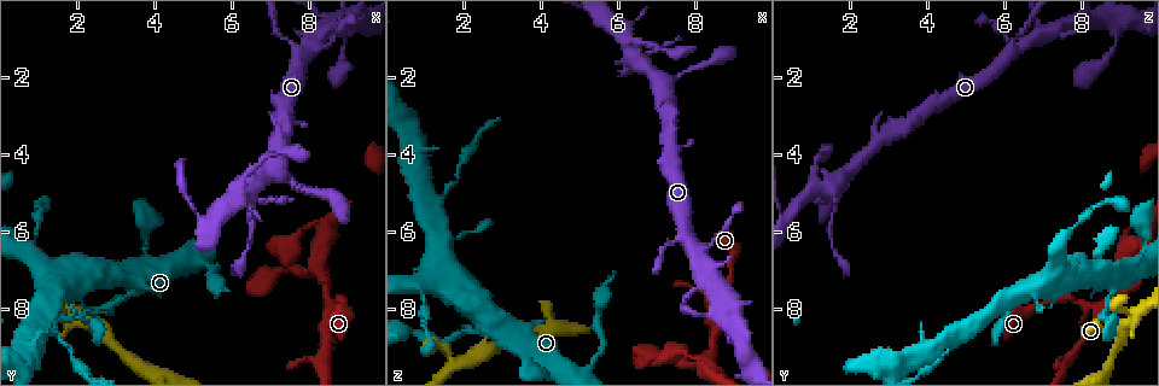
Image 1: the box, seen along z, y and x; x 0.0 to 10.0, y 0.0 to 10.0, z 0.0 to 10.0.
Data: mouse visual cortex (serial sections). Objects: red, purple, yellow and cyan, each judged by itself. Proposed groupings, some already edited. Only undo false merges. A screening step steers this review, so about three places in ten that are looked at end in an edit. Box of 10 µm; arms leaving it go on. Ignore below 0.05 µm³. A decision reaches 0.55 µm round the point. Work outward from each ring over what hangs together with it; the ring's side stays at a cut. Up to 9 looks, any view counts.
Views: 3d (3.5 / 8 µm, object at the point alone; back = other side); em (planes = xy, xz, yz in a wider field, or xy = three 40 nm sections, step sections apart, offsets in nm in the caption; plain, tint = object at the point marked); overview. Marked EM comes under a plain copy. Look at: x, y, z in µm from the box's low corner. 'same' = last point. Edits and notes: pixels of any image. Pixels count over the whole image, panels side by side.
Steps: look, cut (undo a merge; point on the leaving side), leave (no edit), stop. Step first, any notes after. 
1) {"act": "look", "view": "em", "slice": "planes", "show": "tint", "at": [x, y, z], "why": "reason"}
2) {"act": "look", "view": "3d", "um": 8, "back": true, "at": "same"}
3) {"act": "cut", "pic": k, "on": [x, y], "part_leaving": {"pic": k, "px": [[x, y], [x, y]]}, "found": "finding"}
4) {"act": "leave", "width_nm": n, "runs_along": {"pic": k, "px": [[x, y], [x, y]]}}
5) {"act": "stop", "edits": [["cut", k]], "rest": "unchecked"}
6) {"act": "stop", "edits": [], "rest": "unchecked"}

{"act": "look", "view": "3d", "um": 3.5, "at": [7.95, 1.20, 6.40], "why": "side arm on a straight run"}

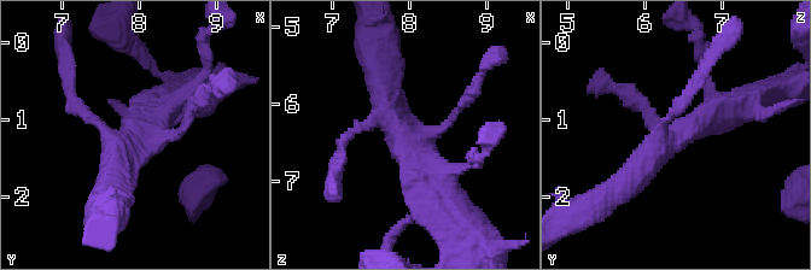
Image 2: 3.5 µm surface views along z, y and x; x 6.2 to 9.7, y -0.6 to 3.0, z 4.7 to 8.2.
{"act": "look", "view": "em", "slice": "xy", "step": 5, "show": "tint", "at": [7.95, 1.20, 6.45]}

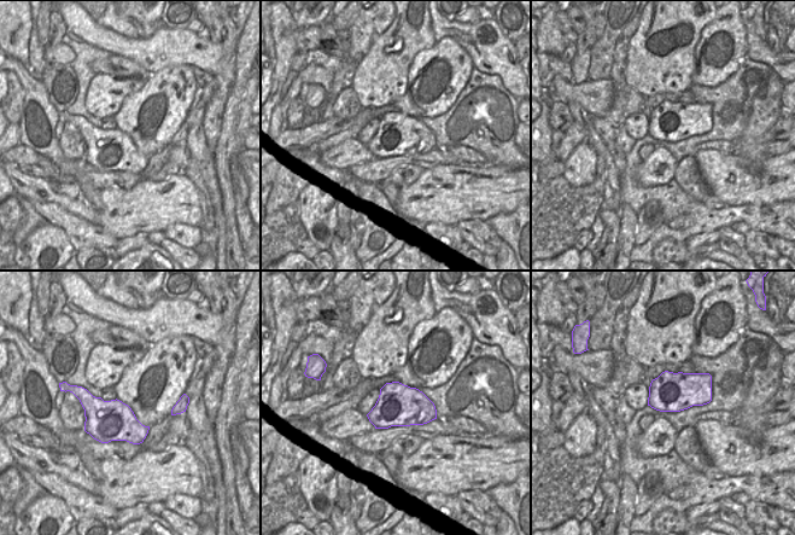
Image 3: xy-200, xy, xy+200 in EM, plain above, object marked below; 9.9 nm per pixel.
{"act": "leave", "runs_along": {"pic": 2, "px": [[622, 188], [658, 147], [735, 106]]}, "found": "one cell here"}

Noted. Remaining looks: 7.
{"act": "look", "view": "3d", "um": 3.5, "at": [6.55, 4.80, 1.65], "why": "four-way junction"}

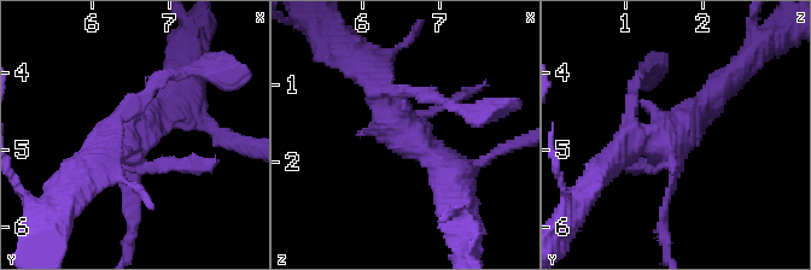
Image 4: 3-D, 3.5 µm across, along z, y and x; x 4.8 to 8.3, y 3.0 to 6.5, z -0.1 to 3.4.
{"act": "look", "view": "em", "slice": "planes", "show": "tint", "at": [6.55, 4.75, 1.60], "why": "now the EM"}

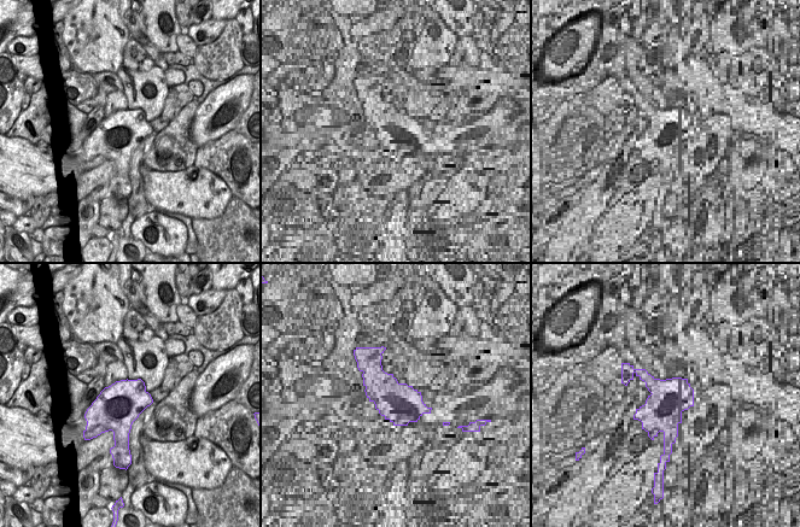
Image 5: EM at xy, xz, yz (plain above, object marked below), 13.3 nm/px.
{"act": "leave", "runs_along": {"pic": 4, "px": [[454, 182], [390, 119], [368, 70]]}, "found": "one cell here"}

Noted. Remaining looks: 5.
{"act": "look", "view": "3d", "um": 3.5, "back": true, "at": [8.60, 7.90, 8.55], "why": "sharp bend"}

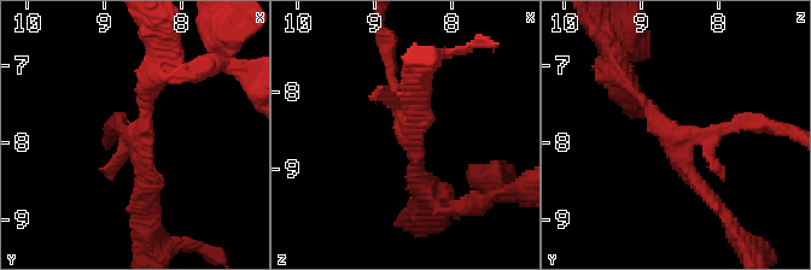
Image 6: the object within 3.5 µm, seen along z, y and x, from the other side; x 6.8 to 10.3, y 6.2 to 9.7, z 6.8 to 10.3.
{"act": "look", "view": "em", "slice": "planes", "show": "tint", "at": [8.60, 7.85, 8.60]}

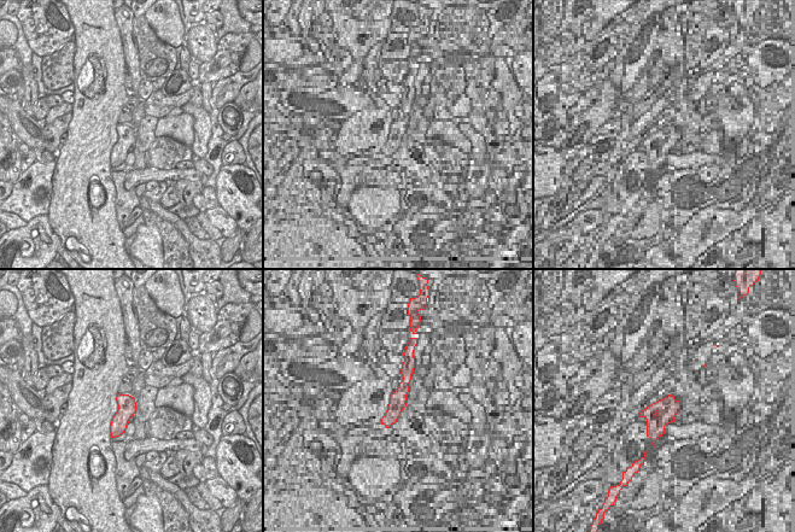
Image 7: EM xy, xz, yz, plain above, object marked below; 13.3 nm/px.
{"act": "leave", "width_nm": 260, "runs_along": {"pic": 6, "px": [[744, 123], [674, 134], [620, 78]]}, "found": "all the same cell"}

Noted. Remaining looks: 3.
{"act": "look", "view": "3d", "um": 3.5, "at": [1.75, 8.15, 9.45], "why": "a fork"}

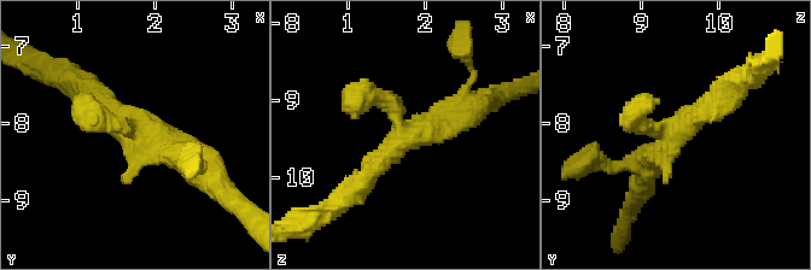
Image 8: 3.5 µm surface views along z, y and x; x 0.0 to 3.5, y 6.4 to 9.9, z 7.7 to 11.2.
{"act": "look", "view": "em", "slice": "xy", "step": 2, "show": "tint", "at": [1.75, 8.15, 9.35], "why": "shape alone is not enough"}

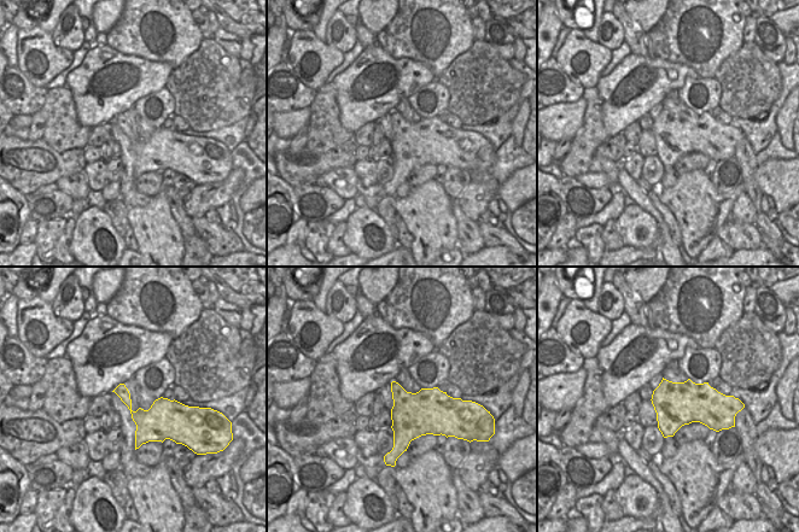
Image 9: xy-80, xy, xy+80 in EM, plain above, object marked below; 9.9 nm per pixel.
{"act": "look", "view": "em", "slice": "xy", "step": 5, "show": "tint", "at": "same", "why": "cut it another way"}

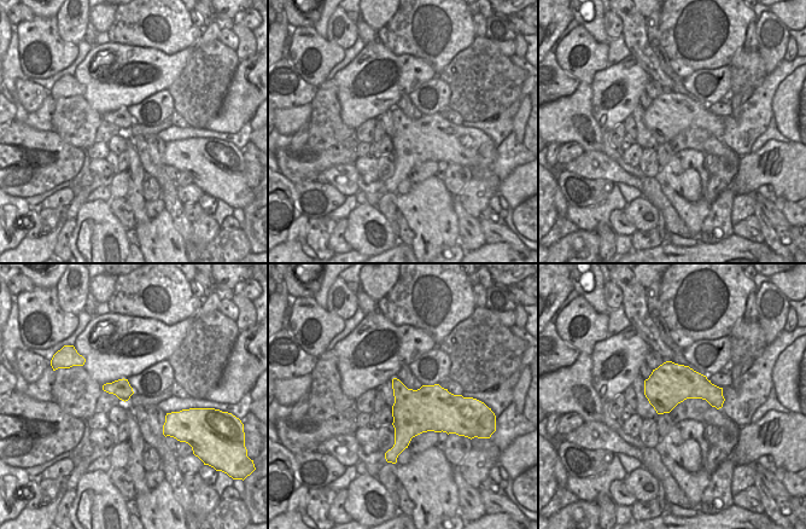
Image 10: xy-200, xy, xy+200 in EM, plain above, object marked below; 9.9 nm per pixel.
{"act": "leave", "runs_along": {"pic": 8, "px": [[198, 166], [139, 138], [91, 86]]}, "found": "all the same cell"}

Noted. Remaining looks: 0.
{"act": "stop", "edits": [], "rest": "unchecked"}

